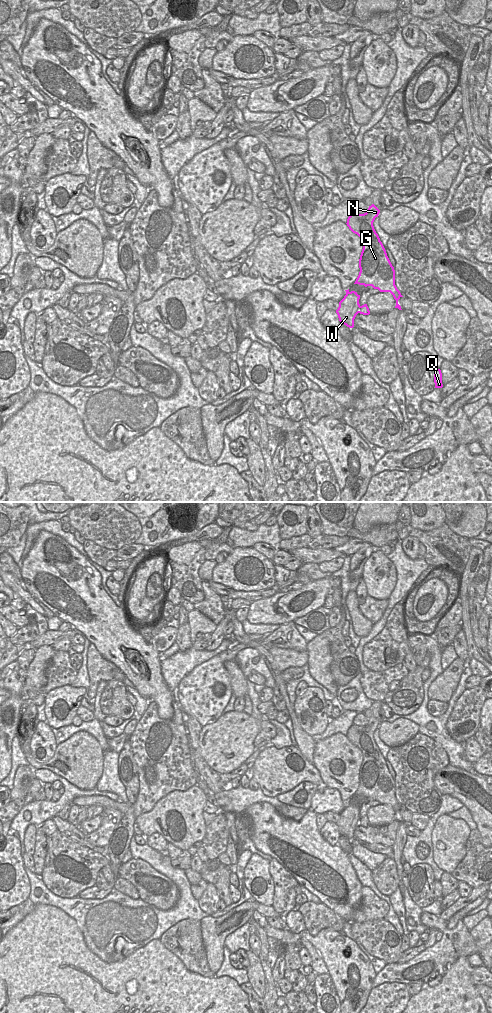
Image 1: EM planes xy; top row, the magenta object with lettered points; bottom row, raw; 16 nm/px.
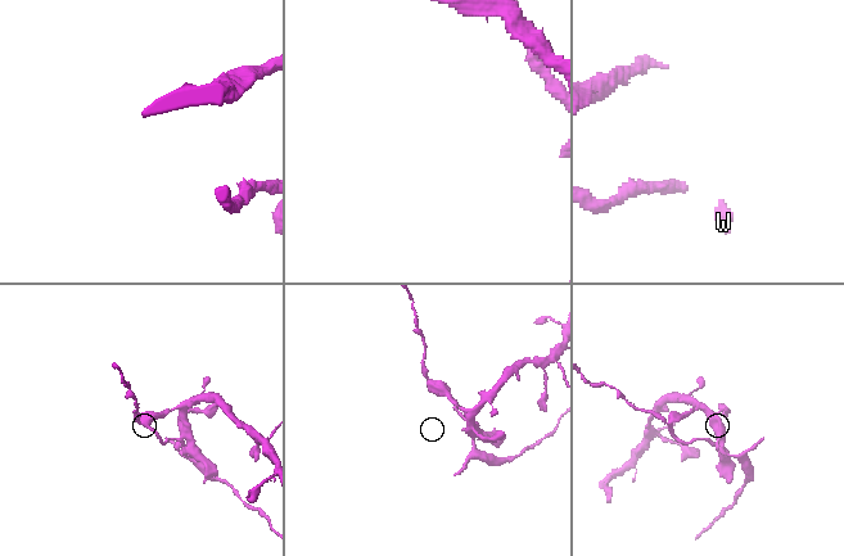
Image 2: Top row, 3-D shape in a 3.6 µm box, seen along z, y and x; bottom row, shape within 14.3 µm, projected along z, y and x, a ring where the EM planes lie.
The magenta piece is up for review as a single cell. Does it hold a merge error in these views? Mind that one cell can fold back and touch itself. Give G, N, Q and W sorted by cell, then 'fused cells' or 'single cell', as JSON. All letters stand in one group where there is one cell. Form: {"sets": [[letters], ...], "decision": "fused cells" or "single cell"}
{"sets": [["G", "N", "Q", "W"]], "decision": "single cell"}

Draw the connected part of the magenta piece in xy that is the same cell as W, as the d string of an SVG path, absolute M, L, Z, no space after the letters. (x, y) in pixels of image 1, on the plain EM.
M346 803L346 807L339 814L339 819L336 822L340 836L344 836L349 840L354 839L354 831L358 825L363 827L369 827L370 823L367 816L360 817L360 807L355 803Z

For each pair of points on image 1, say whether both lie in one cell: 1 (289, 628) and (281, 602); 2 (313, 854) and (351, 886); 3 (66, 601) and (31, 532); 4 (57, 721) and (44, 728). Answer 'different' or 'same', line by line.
1: different
2: same
3: different
4: different

